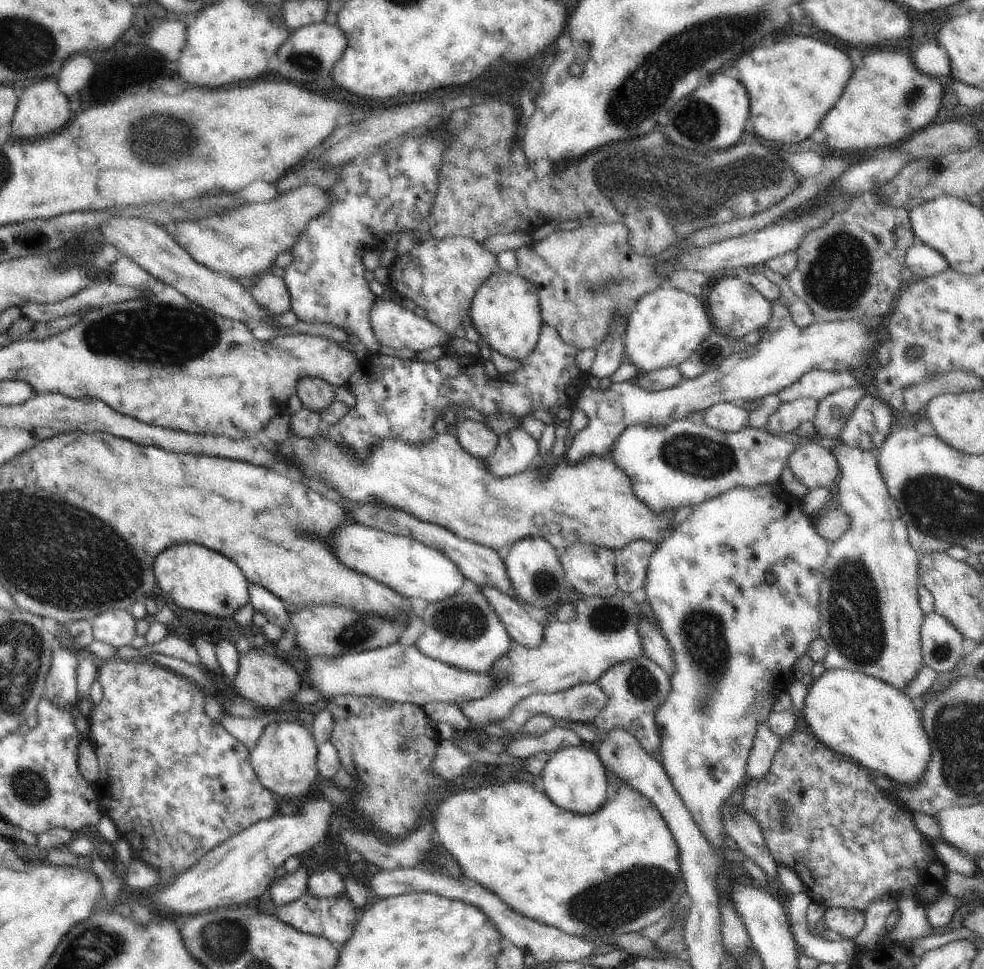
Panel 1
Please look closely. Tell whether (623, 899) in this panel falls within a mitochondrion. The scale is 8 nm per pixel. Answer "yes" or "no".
yes

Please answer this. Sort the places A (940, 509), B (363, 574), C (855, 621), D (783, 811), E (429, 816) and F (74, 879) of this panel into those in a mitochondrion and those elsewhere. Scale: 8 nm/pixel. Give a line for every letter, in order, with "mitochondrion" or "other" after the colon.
A: mitochondrion
B: other
C: mitochondrion
D: mitochondrion
E: other
F: other

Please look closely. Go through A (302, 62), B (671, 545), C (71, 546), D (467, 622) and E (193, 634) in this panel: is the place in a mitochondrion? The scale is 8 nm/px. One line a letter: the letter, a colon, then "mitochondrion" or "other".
A: mitochondrion
B: other
C: mitochondrion
D: mitochondrion
E: other

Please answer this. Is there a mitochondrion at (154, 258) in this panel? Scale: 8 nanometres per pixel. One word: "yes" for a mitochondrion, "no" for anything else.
no

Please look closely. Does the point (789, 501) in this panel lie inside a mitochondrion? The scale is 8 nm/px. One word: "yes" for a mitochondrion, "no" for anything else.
no

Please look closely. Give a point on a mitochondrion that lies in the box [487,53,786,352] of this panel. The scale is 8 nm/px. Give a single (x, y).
(659, 186)

